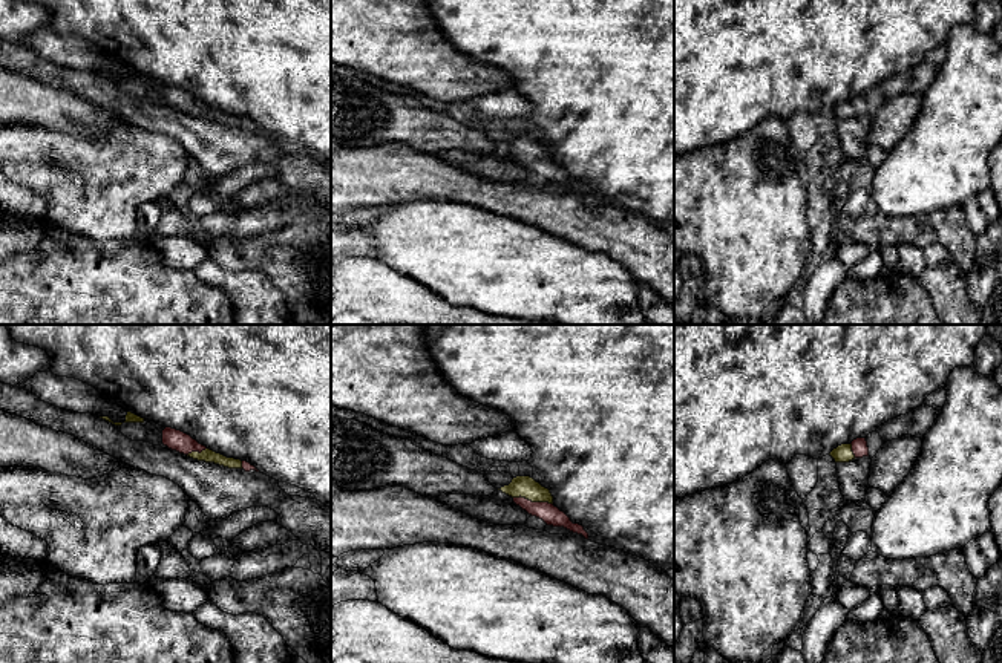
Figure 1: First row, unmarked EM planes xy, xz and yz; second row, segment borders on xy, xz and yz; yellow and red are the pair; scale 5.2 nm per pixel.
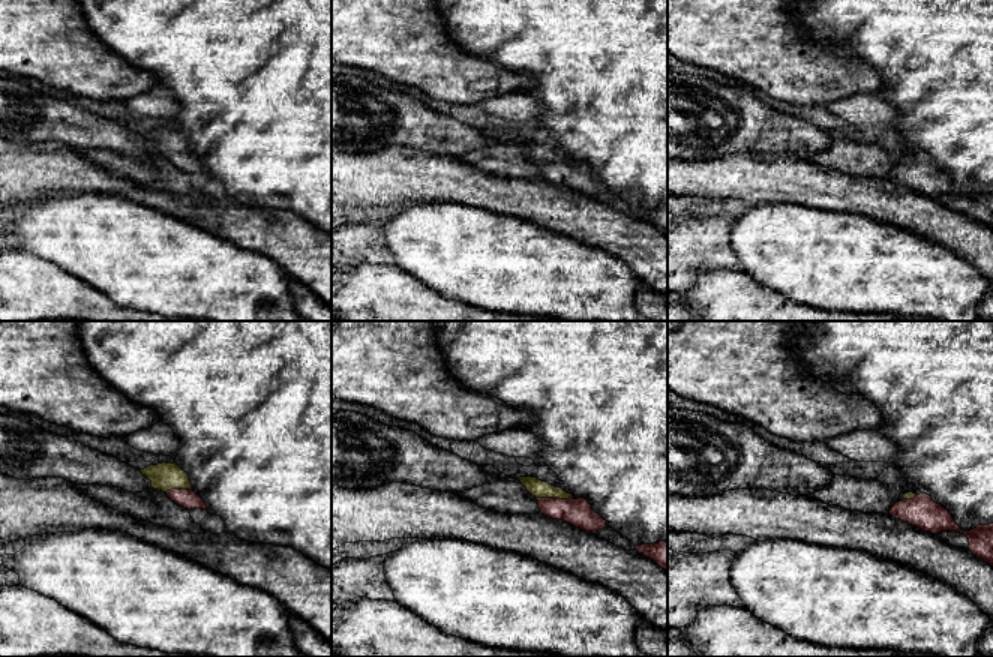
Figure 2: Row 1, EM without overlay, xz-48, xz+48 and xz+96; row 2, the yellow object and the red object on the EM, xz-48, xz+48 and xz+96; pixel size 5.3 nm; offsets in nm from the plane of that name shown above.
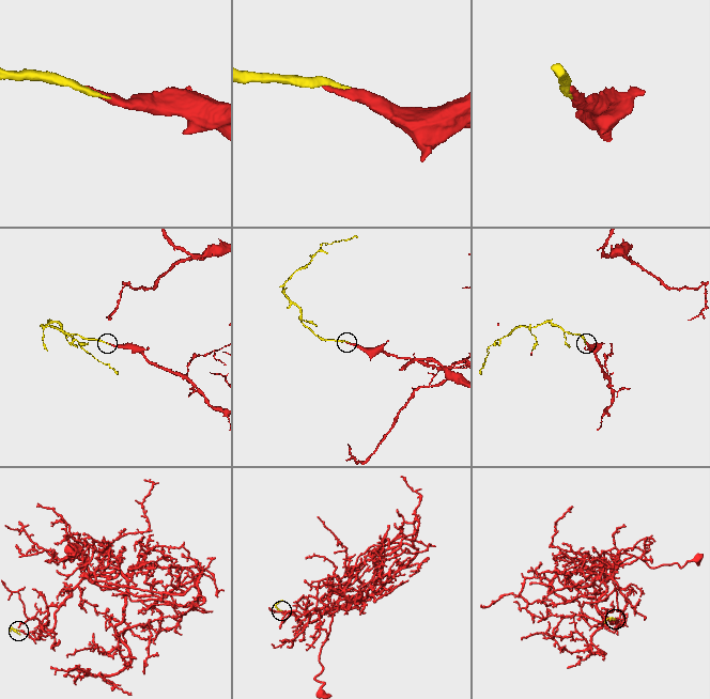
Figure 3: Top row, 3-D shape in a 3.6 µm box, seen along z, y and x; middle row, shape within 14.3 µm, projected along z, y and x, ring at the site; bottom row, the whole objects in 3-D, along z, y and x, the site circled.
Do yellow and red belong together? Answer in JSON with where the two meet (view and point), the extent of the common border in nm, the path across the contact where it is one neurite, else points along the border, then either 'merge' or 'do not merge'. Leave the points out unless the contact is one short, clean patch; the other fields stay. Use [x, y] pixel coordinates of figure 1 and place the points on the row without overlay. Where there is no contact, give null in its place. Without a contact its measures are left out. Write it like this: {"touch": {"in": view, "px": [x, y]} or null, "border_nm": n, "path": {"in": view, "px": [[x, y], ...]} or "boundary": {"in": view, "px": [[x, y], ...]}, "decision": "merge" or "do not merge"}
{"touch": {"in": "xz", "px": [533, 158]}, "border_nm": 220, "path": {"in": "xz", "px": [[526, 144], [533, 158], [549, 170]]}, "decision": "merge"}

